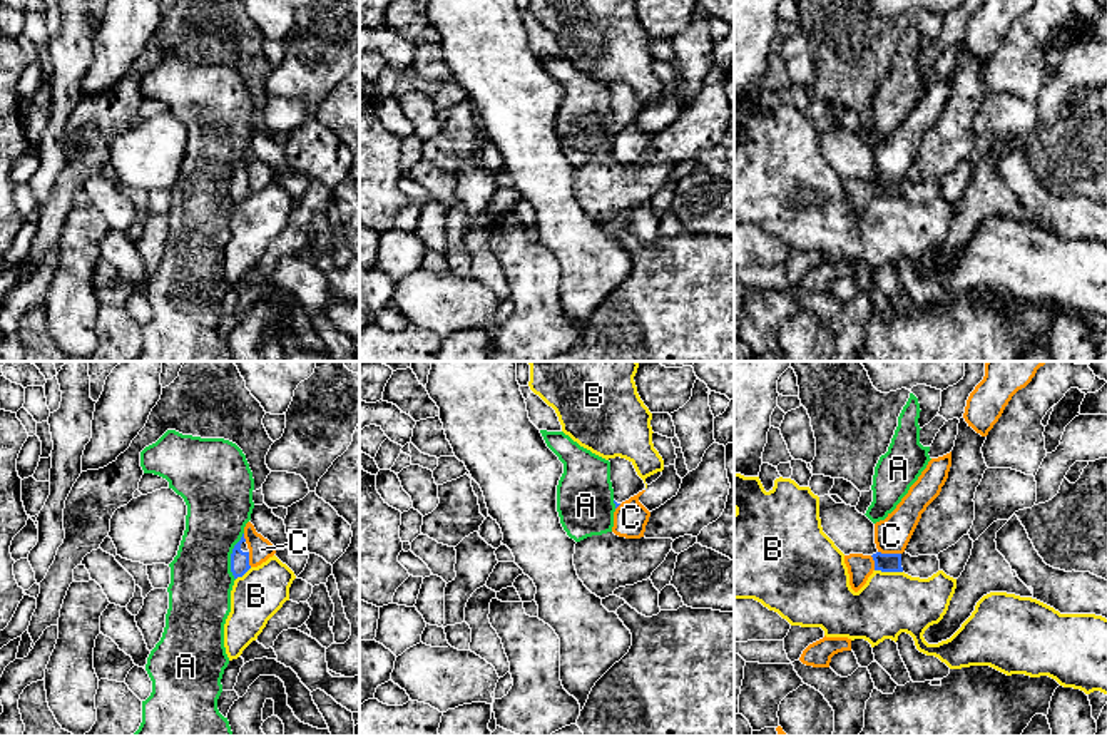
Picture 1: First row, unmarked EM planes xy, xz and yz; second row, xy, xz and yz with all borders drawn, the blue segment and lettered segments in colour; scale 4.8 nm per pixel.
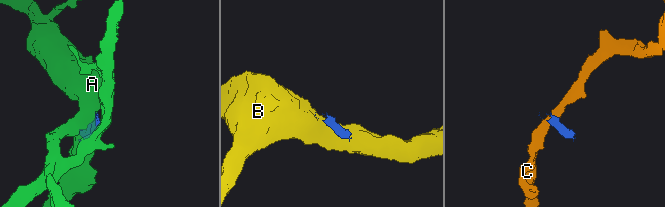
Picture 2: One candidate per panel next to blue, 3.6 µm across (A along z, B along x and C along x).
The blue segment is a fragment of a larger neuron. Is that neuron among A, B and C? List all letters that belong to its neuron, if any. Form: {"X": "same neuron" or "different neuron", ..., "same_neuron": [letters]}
{"A": "different neuron", "B": "different neuron", "C": "different neuron", "same_neuron": []}

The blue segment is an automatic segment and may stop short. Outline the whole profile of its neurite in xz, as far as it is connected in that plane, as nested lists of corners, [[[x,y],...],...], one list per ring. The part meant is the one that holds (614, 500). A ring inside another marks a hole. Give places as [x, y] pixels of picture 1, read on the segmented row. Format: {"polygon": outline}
{"polygon": [[[620,457],[609,458],[609,462],[610,462],[610,482],[614,488],[614,503],[617,509],[622,502],[645,490],[645,483],[637,475],[632,462]]]}

